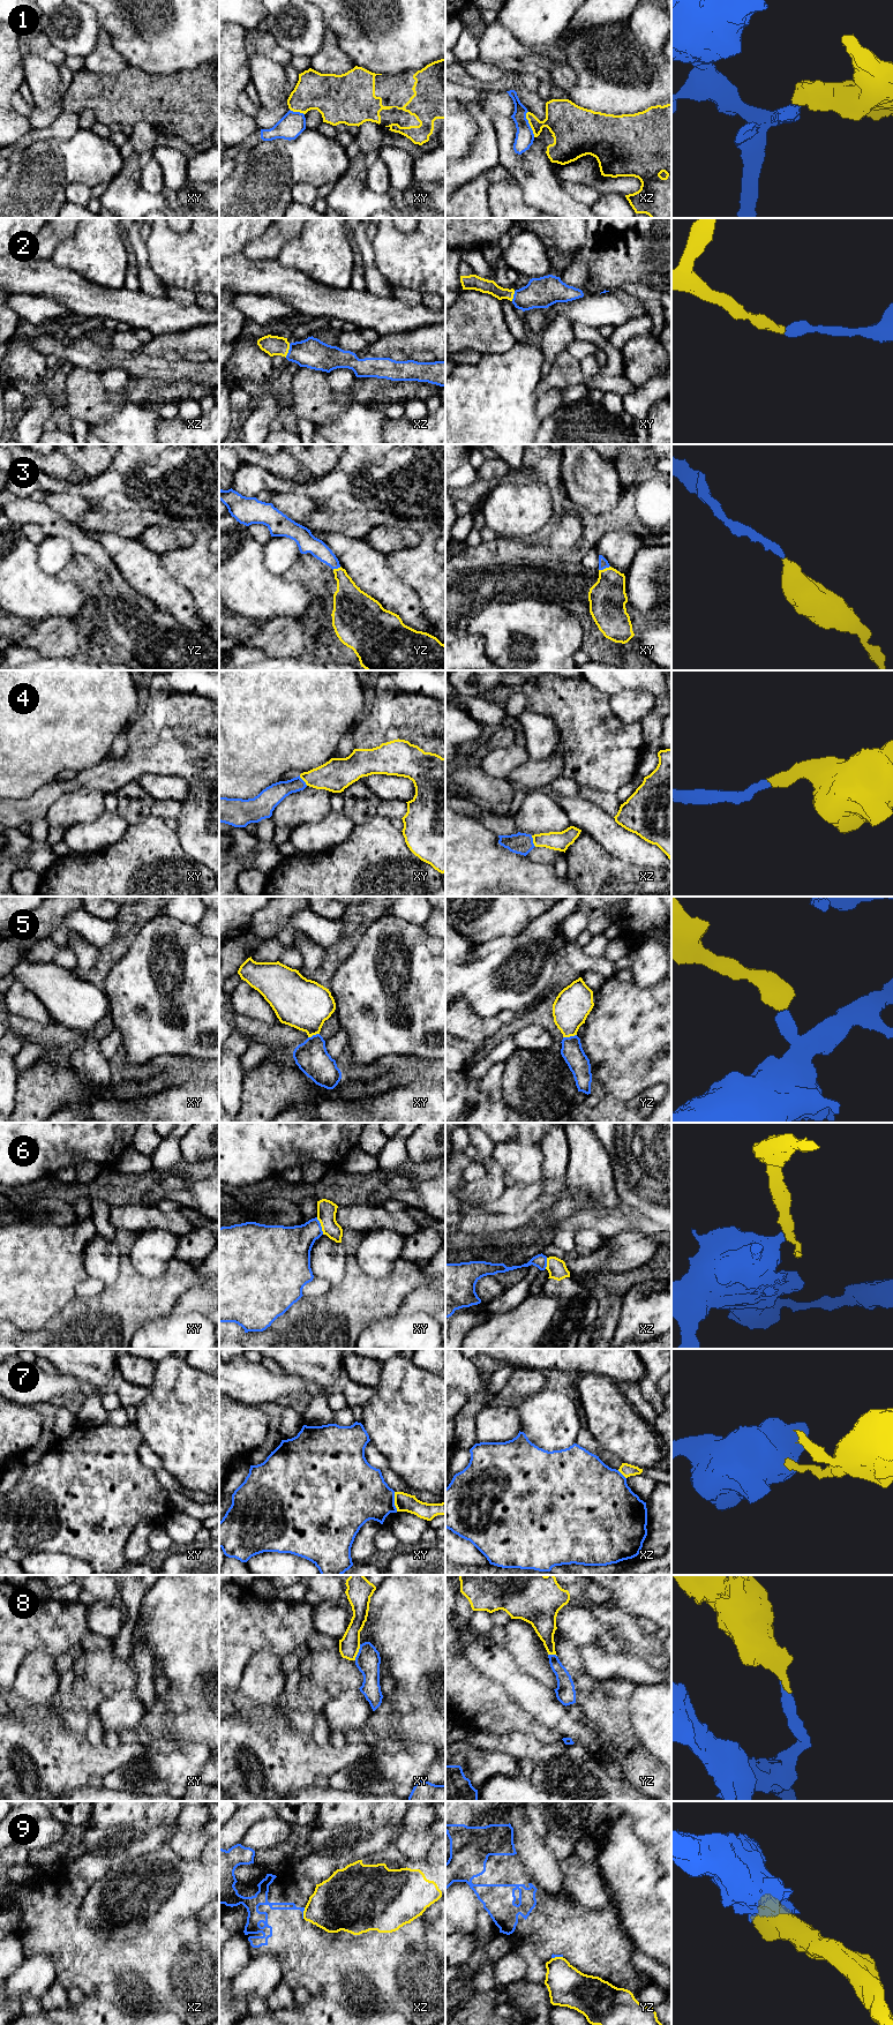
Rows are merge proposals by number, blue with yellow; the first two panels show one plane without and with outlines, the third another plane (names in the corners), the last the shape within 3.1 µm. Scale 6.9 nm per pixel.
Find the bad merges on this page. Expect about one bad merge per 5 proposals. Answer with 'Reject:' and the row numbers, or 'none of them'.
Reject: 1, 6, 7, 9

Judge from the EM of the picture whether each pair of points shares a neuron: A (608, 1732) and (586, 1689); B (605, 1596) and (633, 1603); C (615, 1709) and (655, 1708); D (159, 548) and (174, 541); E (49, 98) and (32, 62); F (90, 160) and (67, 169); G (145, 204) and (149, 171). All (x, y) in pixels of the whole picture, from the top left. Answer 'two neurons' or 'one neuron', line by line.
A: one neuron
B: two neurons
C: two neurons
D: one neuron
E: one neuron
F: one neuron
G: two neurons

